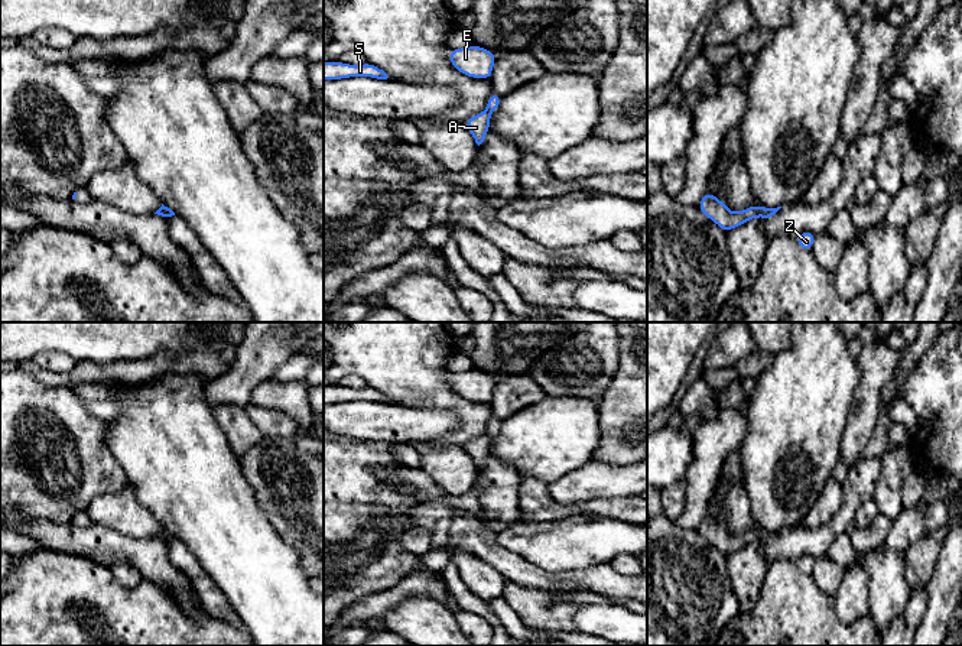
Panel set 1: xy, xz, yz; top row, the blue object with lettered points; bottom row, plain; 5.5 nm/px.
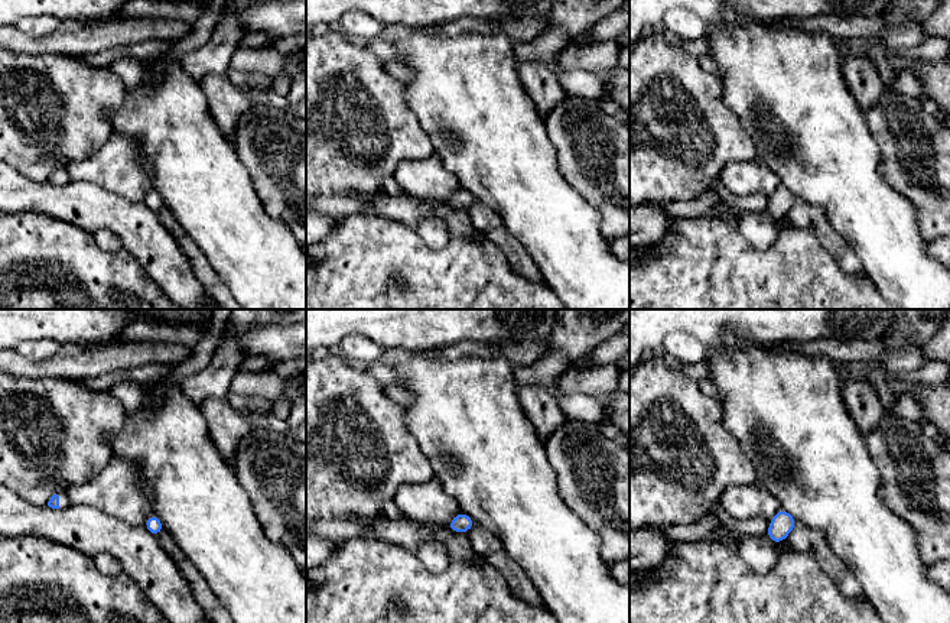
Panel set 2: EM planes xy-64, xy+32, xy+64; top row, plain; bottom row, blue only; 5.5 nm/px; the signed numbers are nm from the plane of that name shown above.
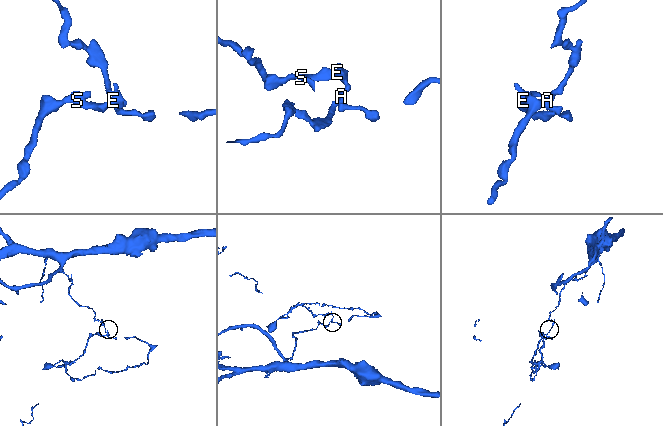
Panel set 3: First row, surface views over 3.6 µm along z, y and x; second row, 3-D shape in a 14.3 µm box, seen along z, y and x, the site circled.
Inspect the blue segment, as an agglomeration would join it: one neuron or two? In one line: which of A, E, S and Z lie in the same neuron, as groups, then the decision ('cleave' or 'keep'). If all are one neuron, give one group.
groups A Z / E S; cleave

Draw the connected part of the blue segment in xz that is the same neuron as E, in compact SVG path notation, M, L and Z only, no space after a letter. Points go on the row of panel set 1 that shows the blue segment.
M471 45L468 48L451 49L448 58L461 74L478 79L490 79L497 55L481 46Z

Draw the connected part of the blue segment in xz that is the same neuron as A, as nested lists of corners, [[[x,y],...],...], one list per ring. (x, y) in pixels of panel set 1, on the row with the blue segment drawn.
[[[485,110],[482,113],[469,117],[464,124],[475,139],[475,143],[478,146],[484,142],[487,133],[490,132],[490,119],[491,113]]]

